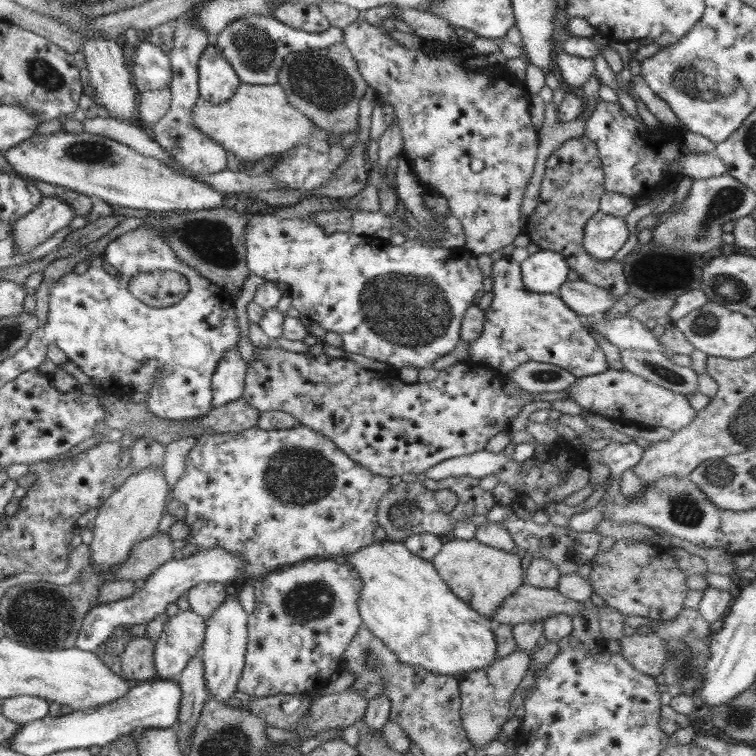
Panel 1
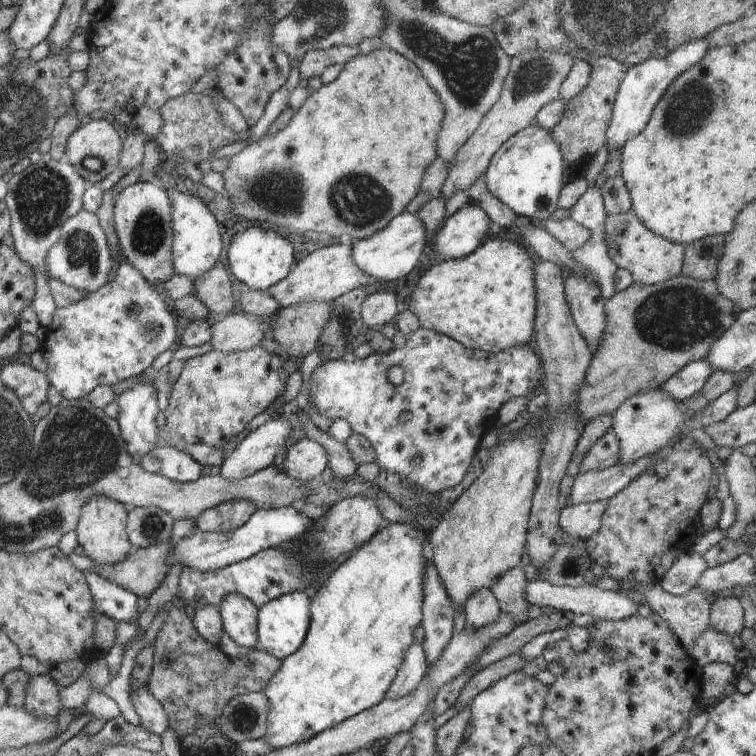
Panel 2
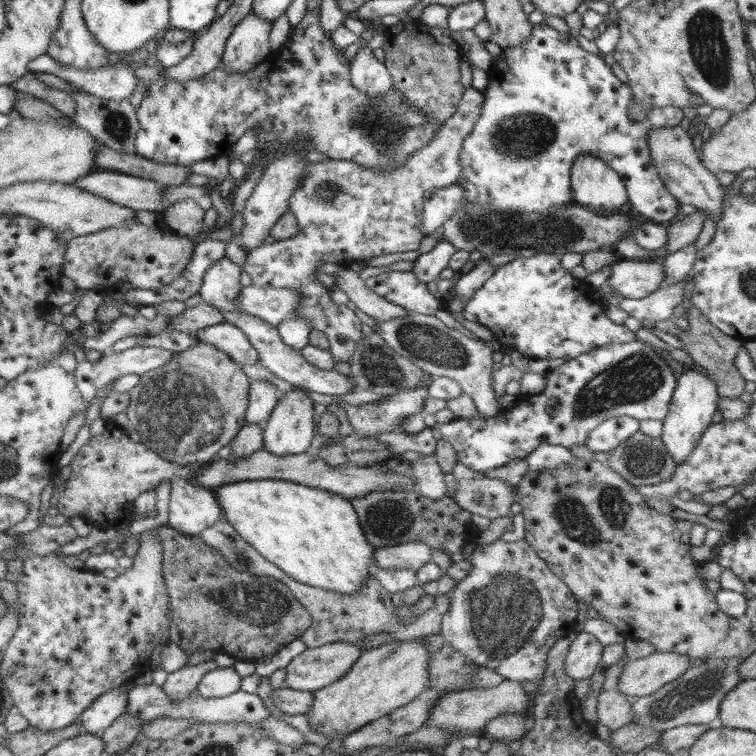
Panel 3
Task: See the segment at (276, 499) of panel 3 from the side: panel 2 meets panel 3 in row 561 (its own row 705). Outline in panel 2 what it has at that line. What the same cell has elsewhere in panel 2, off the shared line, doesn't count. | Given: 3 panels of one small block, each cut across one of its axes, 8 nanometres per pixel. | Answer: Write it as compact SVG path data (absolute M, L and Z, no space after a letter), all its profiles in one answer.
M407 522L387 524L361 548L329 570L325 586L319 588L315 598L309 602L309 630L303 644L297 652L281 660L281 668L273 674L273 678L269 678L263 690L269 710L265 736L261 740L265 746L273 748L273 752L305 744L317 734L347 722L367 708L373 708L385 698L403 662L405 650L413 644L411 632L423 620L423 550L429 548L429 544L423 544L423 538L423 532Z

